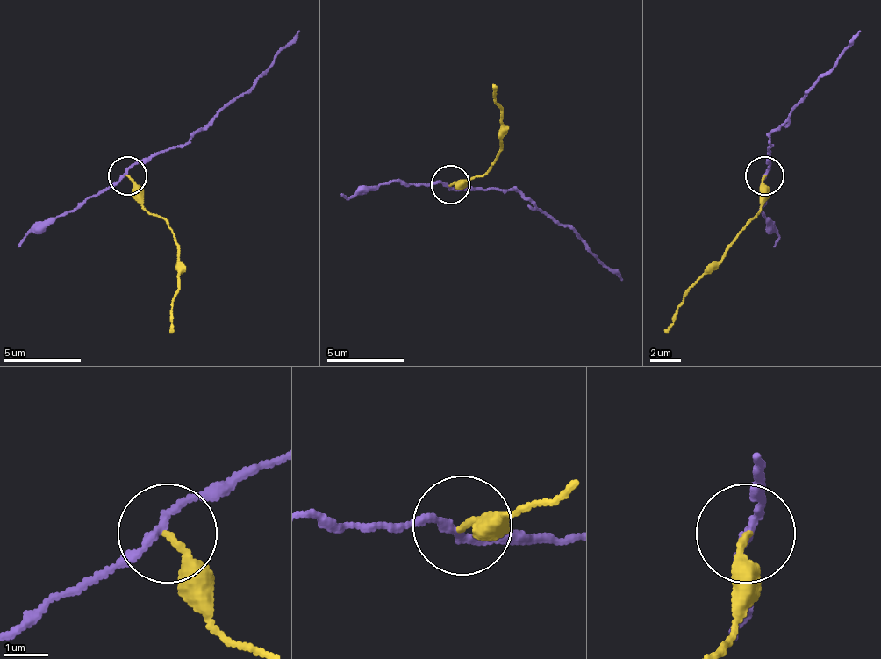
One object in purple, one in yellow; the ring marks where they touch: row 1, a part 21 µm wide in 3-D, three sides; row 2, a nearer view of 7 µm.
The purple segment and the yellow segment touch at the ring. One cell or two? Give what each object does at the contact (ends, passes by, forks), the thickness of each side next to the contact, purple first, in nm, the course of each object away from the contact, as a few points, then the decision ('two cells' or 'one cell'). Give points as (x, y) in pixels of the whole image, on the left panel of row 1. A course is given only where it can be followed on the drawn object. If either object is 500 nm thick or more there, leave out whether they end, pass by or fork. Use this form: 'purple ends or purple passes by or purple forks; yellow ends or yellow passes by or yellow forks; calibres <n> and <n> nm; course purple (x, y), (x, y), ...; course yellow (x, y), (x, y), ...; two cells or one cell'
purple passes by; yellow ends; calibres 150 and 200 nm; course purple (126, 176), (134, 165), (176, 149), (196, 134), (300, 30); course yellow (126, 176), (142, 204), (169, 226), (176, 246), (176, 288), (169, 334); two cells

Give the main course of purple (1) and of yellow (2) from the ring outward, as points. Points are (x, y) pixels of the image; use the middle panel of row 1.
1: (449, 187), (457, 190), (499, 187), (519, 190), (623, 279)
2: (449, 183), (465, 183), (492, 164), (499, 153), (499, 110), (492, 87)

